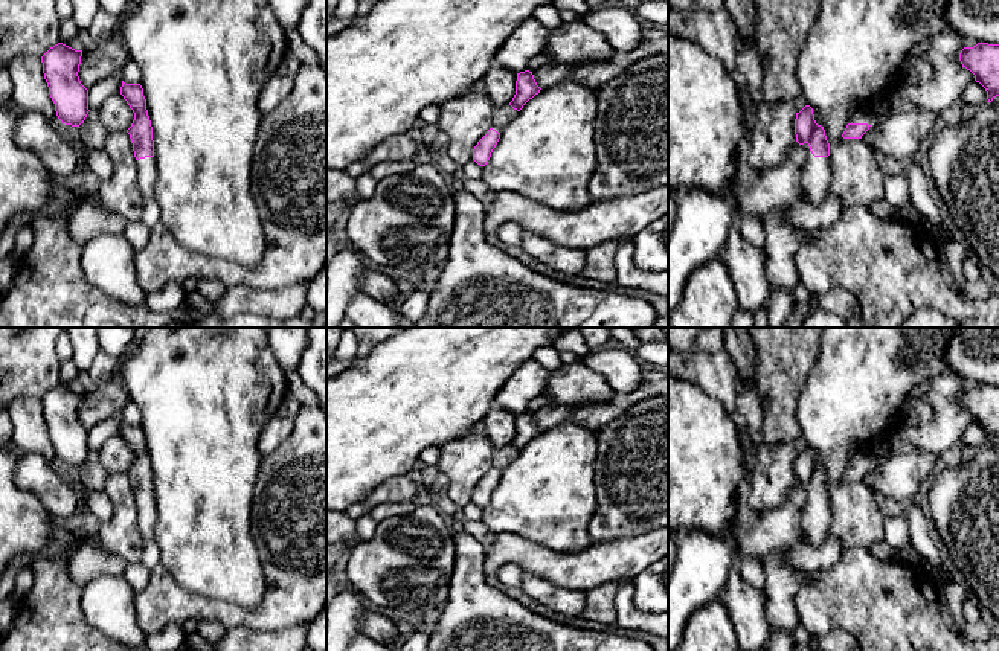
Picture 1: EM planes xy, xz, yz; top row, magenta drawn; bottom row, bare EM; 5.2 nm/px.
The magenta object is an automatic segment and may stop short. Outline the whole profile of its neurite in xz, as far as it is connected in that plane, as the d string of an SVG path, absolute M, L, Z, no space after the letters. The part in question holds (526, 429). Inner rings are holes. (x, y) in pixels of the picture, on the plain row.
M525 412L517 415L516 436L512 442L505 448L494 448L494 453L491 456L491 470L473 491L473 502L477 506L480 508L487 506L493 491L496 489L500 480L500 474L512 462L512 459L523 450L523 447L540 435L540 431L541 430L537 427L532 413Z

